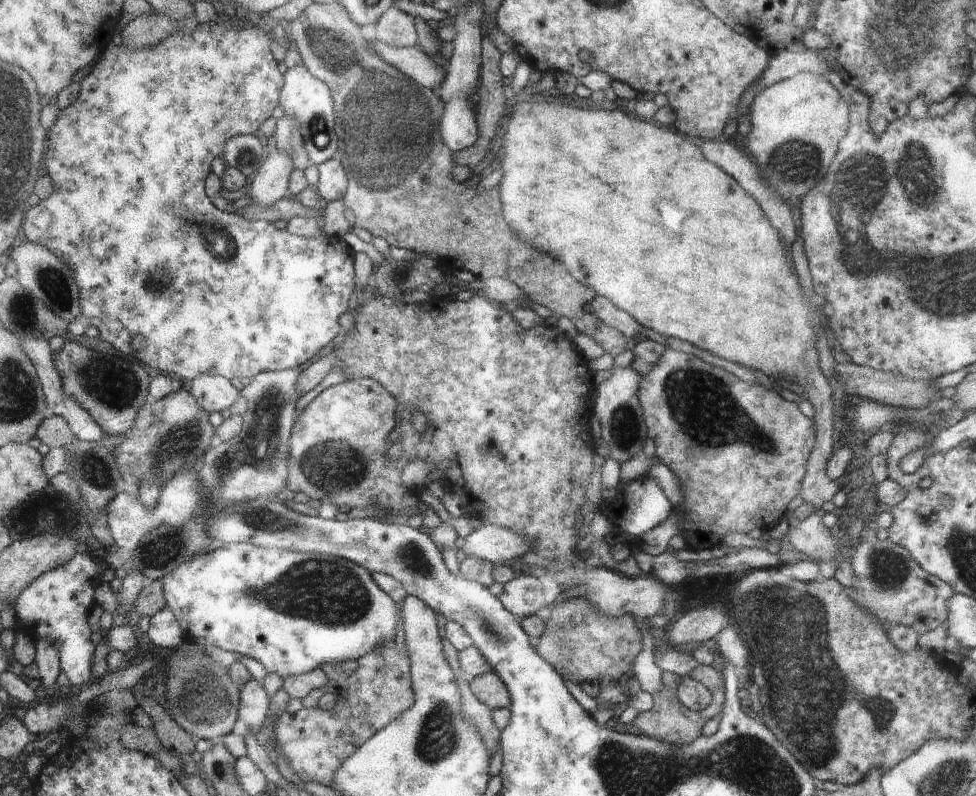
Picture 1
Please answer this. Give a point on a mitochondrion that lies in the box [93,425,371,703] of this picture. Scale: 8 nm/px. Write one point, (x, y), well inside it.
(332, 467)

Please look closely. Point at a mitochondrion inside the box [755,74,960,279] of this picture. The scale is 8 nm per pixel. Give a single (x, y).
(793, 161)

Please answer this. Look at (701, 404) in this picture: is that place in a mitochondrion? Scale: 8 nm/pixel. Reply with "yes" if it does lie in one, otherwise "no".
yes

